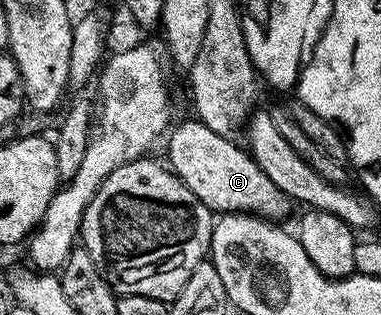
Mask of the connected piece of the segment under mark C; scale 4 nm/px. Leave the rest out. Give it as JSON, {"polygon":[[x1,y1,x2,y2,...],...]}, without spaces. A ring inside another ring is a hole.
{"polygon":[[190,119,183,121,175,130,170,130,167,141,167,157,169,168,176,177,182,179,185,187,201,199,216,214,224,213,253,213,257,217,268,219,283,219,287,217,293,208,290,197,276,187,273,179,257,167,250,154,229,137,217,135,209,127,205,127,202,121]]}

